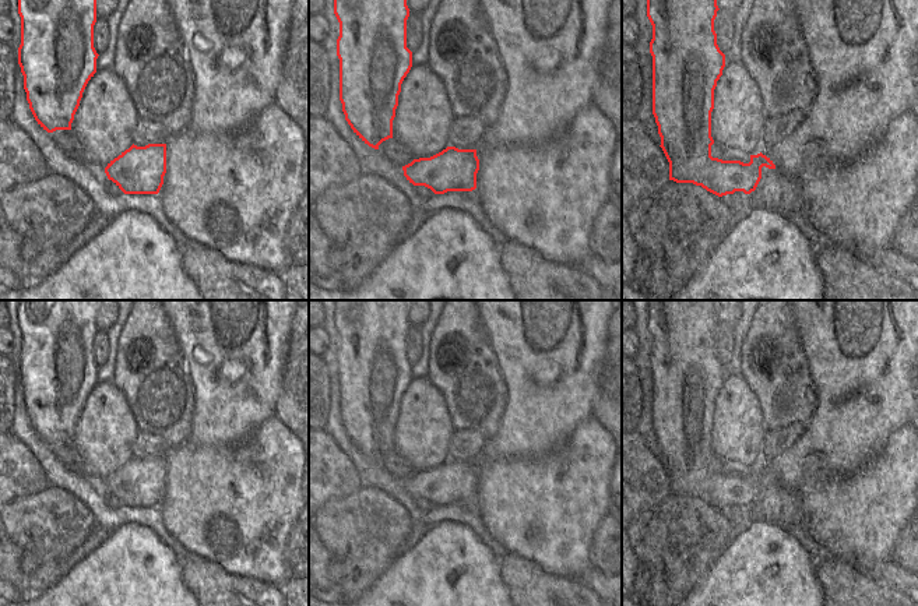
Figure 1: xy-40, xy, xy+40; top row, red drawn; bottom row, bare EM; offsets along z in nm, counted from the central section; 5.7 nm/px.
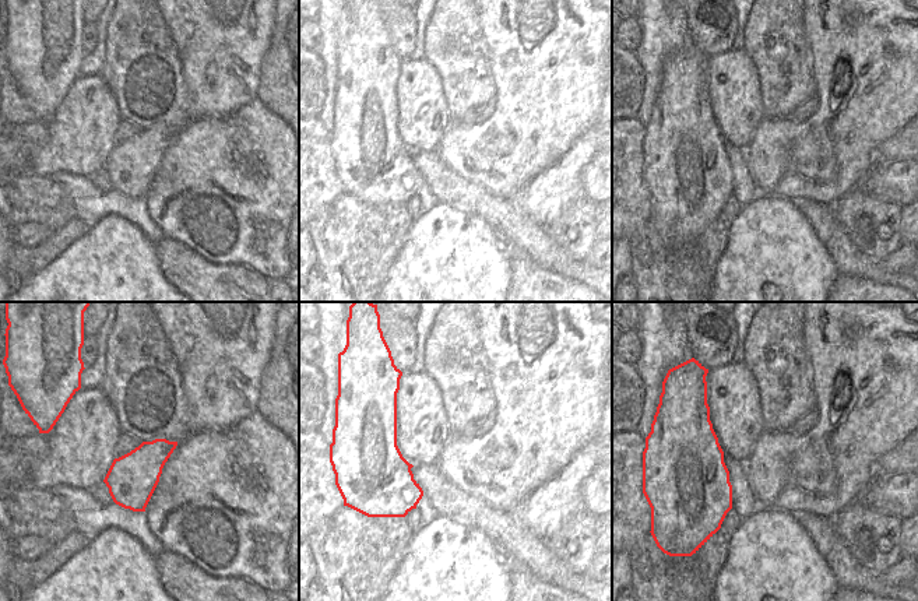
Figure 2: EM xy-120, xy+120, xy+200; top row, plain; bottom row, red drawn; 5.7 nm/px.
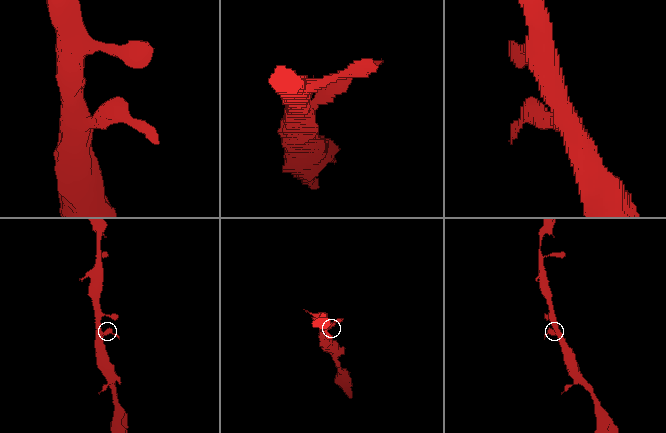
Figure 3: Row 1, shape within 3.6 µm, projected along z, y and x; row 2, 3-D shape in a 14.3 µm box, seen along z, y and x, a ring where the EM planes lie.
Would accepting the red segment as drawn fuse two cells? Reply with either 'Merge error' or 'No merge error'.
No merge error

